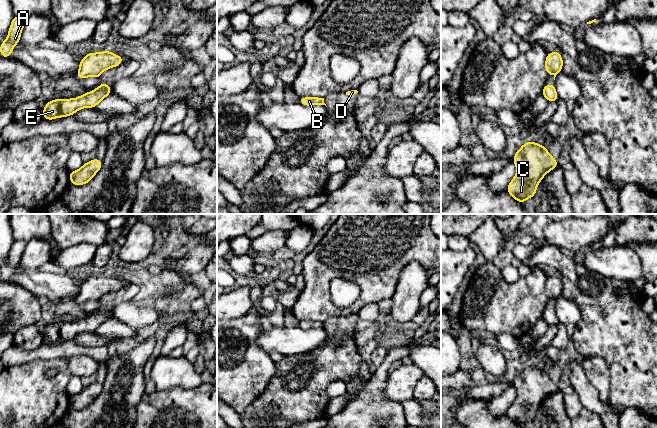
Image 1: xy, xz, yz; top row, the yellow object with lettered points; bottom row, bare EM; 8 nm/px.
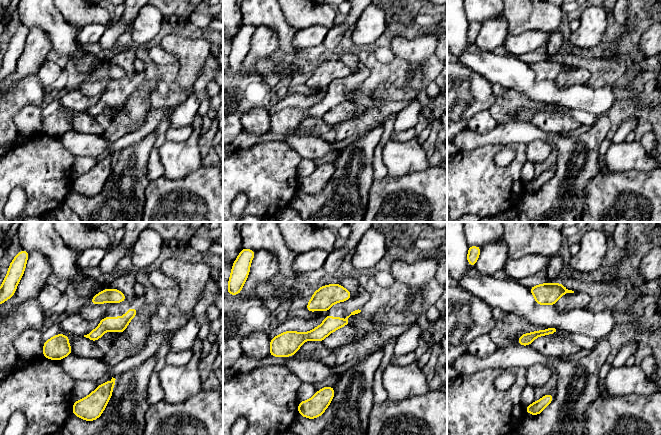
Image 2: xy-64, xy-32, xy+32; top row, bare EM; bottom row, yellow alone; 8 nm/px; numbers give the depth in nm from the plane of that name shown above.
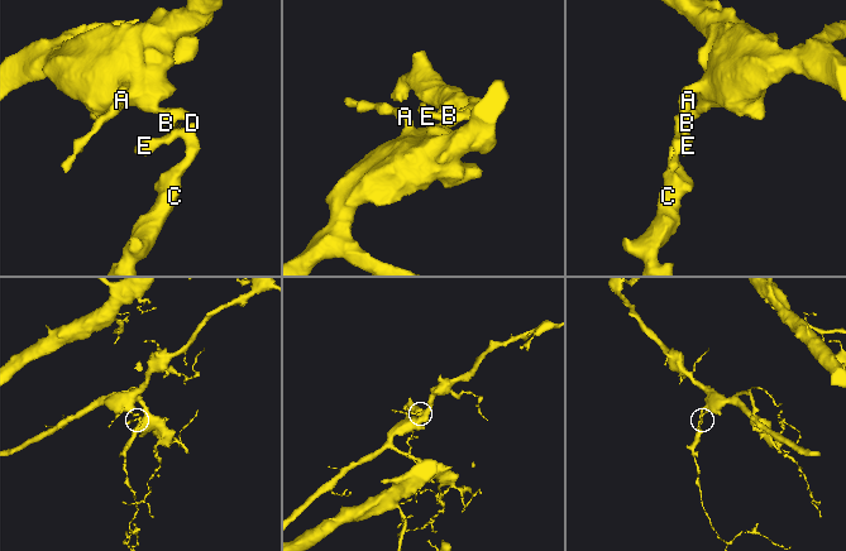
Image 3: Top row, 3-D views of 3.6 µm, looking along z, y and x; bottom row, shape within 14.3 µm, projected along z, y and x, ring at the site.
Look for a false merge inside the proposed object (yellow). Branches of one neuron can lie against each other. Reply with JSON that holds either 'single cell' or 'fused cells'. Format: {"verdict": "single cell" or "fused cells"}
{"verdict": "fused cells"}

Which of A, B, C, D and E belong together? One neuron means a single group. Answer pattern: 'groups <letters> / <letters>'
groups A B / C D E

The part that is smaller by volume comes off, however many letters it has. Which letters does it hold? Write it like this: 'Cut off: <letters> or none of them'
Cut off: C, D, E

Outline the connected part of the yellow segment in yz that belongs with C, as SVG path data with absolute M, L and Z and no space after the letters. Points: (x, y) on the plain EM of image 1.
M529 365L516 376L512 385L517 397L506 414L521 428L534 421L544 399L559 389L544 369Z

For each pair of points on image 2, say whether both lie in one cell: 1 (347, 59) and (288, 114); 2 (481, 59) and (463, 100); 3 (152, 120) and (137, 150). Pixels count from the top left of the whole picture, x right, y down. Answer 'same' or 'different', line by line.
1: different
2: different
3: different

